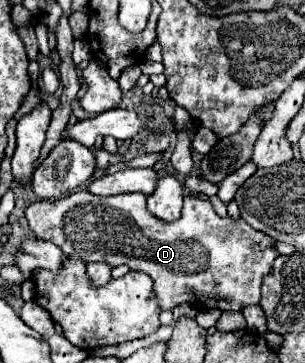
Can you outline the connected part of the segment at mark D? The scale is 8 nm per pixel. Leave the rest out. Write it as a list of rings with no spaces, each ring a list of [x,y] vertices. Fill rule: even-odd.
[[[80,188],[58,200],[40,200],[30,204],[26,208],[26,220],[36,238],[56,244],[68,258],[80,258],[86,264],[106,262],[110,268],[126,264],[130,270],[148,274],[154,282],[160,310],[174,310],[178,304],[188,302],[196,308],[238,312],[248,304],[258,304],[262,276],[270,272],[272,262],[278,256],[270,236],[254,230],[244,220],[232,220],[228,216],[220,218],[214,212],[210,200],[200,200],[194,196],[184,196],[182,216],[176,222],[160,222],[148,212],[146,196],[142,192],[102,198]]]

